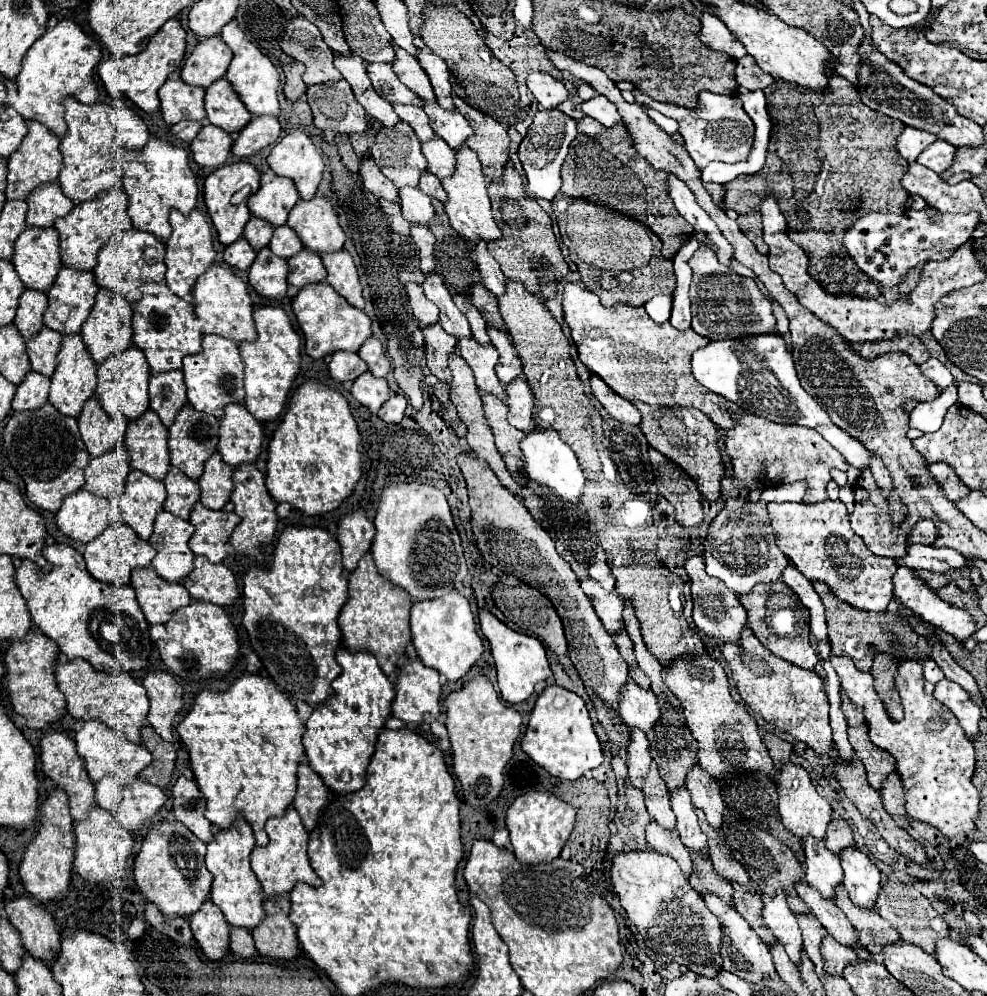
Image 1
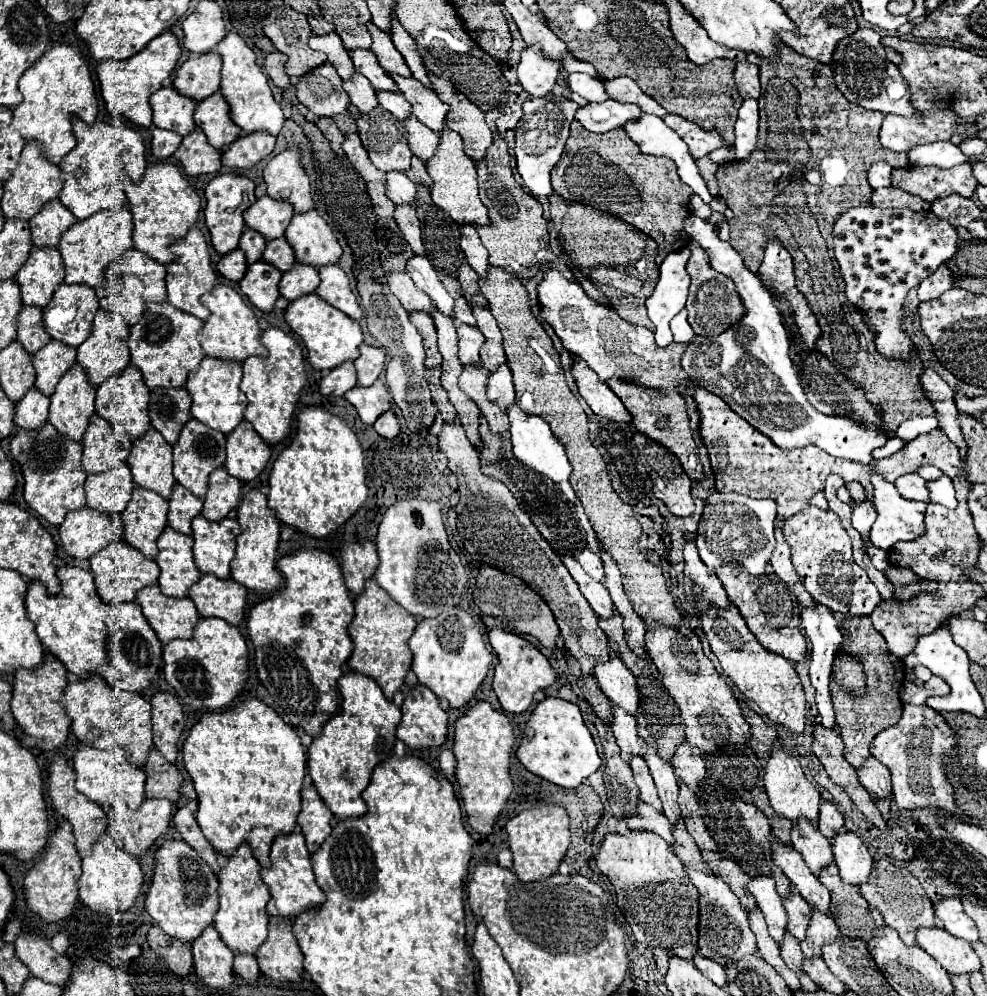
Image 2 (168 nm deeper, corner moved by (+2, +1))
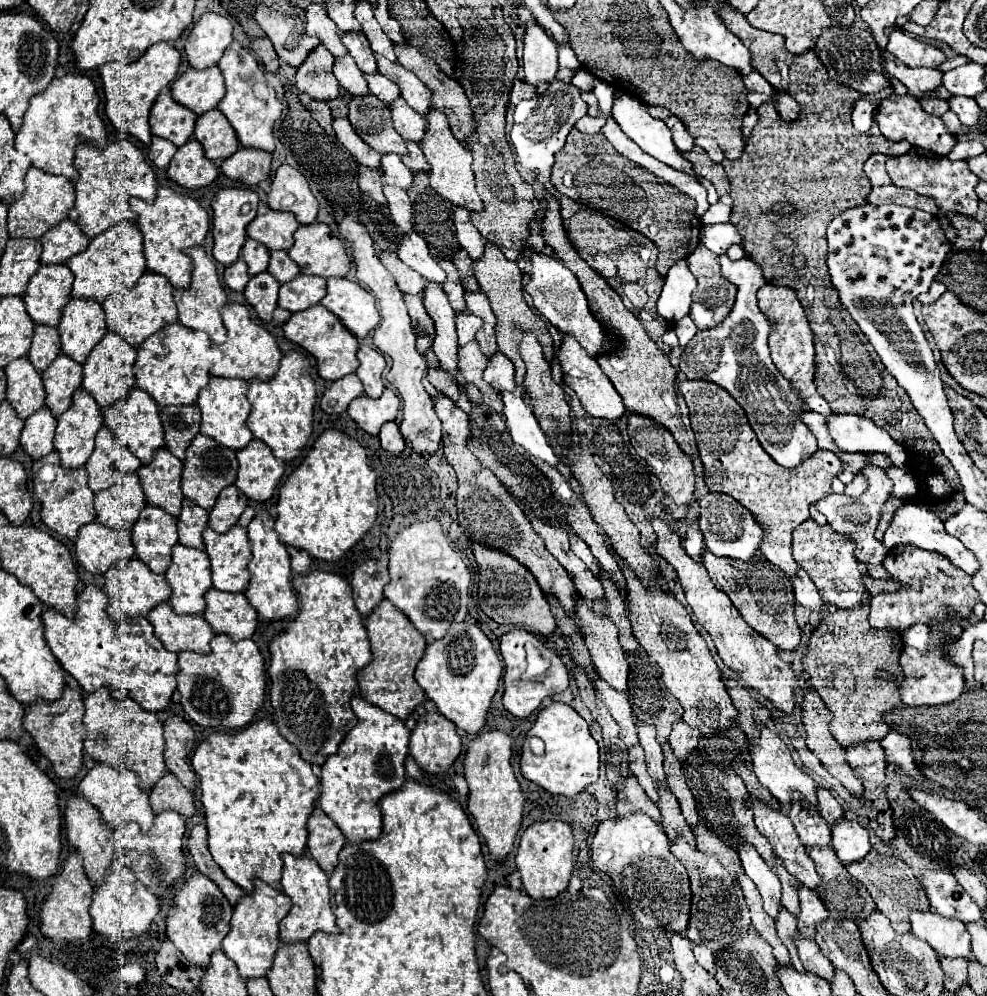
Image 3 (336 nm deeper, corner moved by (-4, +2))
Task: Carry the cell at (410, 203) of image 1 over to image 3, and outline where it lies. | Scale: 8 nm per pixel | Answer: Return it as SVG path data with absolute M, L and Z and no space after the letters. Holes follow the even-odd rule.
M394 153L382 157L382 183L394 185L400 189L408 189L412 185L414 173L402 163L402 159Z

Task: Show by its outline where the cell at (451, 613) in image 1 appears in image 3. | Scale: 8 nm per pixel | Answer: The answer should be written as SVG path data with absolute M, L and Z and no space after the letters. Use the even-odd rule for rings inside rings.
M454 623L442 639L426 645L422 661L416 667L416 681L436 703L438 711L468 733L478 733L484 727L500 677L502 663L498 653L476 623Z

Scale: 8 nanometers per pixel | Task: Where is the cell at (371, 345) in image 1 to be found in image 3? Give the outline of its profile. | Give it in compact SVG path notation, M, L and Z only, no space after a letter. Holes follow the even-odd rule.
M360 345L358 349L358 361L360 367L356 375L364 383L364 393L370 397L380 397L384 391L384 381L382 381L382 371L386 369L386 359L382 357L380 351L368 345Z

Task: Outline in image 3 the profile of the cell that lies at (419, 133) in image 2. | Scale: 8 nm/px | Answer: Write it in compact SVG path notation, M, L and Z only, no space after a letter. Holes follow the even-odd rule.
M402 97L398 101L394 101L394 107L392 107L392 121L394 121L394 127L396 131L408 139L408 141L414 141L414 143L422 143L424 135L426 135L426 127L428 127L428 121L416 113L414 109L408 107L406 101L402 101Z

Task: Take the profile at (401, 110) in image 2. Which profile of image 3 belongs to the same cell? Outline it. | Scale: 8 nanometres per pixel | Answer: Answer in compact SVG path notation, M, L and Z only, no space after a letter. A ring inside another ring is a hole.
M376 73L376 75L364 75L366 81L368 81L368 87L370 87L370 93L374 93L380 101L392 105L398 97L400 97L400 87L394 85L394 81L386 79L384 75Z

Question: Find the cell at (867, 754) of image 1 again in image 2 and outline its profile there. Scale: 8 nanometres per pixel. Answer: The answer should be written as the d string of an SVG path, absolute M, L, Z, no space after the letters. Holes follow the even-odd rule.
M850 618L840 622L840 632L844 636L838 654L848 654L856 660L860 660L862 670L866 674L866 694L864 696L854 696L848 692L844 686L838 682L830 682L830 694L832 694L832 706L836 712L836 726L840 730L840 736L844 740L844 756L846 760L858 768L866 758L870 758L870 742L874 736L888 728L894 726L900 716L902 716L902 702L898 696L898 690L904 682L904 662L900 658L894 658L894 654L888 650L884 636L876 630L872 630L870 618Z

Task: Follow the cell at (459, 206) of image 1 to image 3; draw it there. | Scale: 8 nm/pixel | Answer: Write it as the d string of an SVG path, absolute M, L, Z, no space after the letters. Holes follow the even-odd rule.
M432 109L428 115L428 133L422 141L422 151L432 167L430 171L430 187L446 197L452 205L456 207L464 207L468 211L482 211L484 203L476 193L476 185L474 185L474 171L472 171L472 153L452 135L450 123L446 119L446 115L438 109Z

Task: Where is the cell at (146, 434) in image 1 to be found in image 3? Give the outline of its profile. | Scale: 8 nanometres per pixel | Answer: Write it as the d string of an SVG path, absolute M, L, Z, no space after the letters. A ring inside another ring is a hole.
M160 447L156 449L152 461L140 465L136 473L140 477L146 501L178 517L180 503L184 499L180 489L182 461L174 457L166 447Z

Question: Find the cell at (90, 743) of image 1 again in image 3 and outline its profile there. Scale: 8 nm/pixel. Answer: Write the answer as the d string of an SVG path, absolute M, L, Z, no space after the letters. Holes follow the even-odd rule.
M96 763L92 769L88 769L88 773L80 781L78 789L94 807L98 807L98 811L102 813L102 819L108 825L112 825L114 829L124 827L130 821L136 821L142 827L142 831L148 831L152 827L154 813L148 803L148 791L144 791L140 787L140 781L132 771L122 771L122 769L118 769L114 765L106 765L106 763Z

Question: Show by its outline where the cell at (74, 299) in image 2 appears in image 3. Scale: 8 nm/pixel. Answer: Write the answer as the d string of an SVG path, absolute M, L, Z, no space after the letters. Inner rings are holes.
M70 299L62 311L58 333L62 353L84 363L88 353L106 333L102 305L92 299Z

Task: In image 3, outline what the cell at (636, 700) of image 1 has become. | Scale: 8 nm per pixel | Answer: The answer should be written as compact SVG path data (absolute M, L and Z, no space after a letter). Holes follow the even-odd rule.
M584 601L576 605L576 613L598 677L616 691L628 693L630 665L618 643L616 625L606 617L598 617Z

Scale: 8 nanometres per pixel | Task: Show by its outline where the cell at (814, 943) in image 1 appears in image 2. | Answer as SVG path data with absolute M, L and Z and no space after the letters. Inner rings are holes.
M790 892L788 898L784 898L784 910L788 914L788 926L786 930L796 936L798 940L806 938L806 926L810 920L810 906L808 902L798 894L798 892Z

